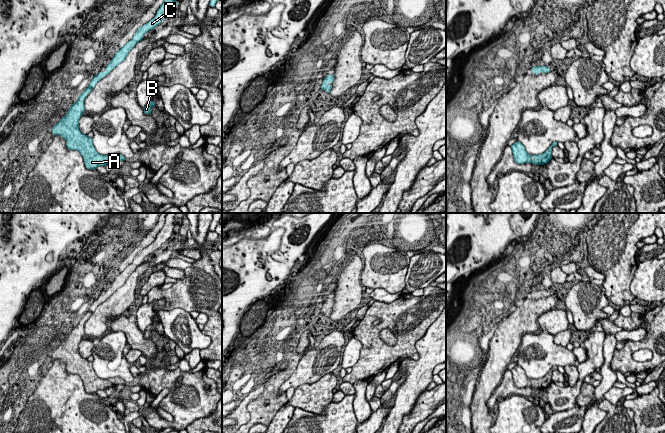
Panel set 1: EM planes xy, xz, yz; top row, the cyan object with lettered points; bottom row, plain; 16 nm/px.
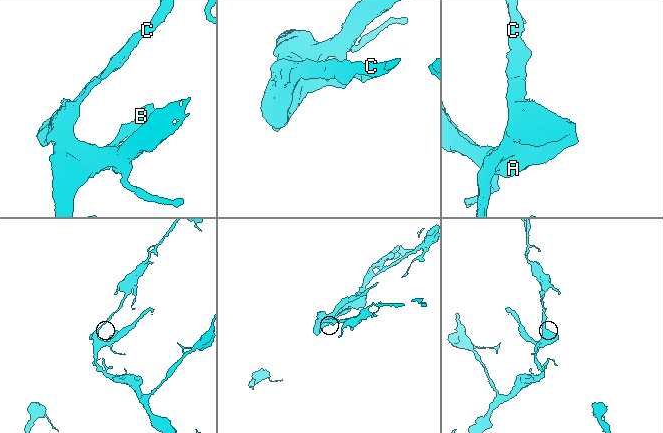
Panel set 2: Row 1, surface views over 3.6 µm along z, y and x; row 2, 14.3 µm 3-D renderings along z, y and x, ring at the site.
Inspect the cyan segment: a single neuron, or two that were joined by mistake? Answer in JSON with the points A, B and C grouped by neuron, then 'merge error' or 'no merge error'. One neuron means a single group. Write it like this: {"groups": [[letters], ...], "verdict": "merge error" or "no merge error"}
{"groups": [["A", "B", "C"]], "verdict": "no merge error"}

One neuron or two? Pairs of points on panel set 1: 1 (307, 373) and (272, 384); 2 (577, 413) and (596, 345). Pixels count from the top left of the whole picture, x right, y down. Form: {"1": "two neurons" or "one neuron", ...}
{"1": "two neurons", "2": "two neurons"}

